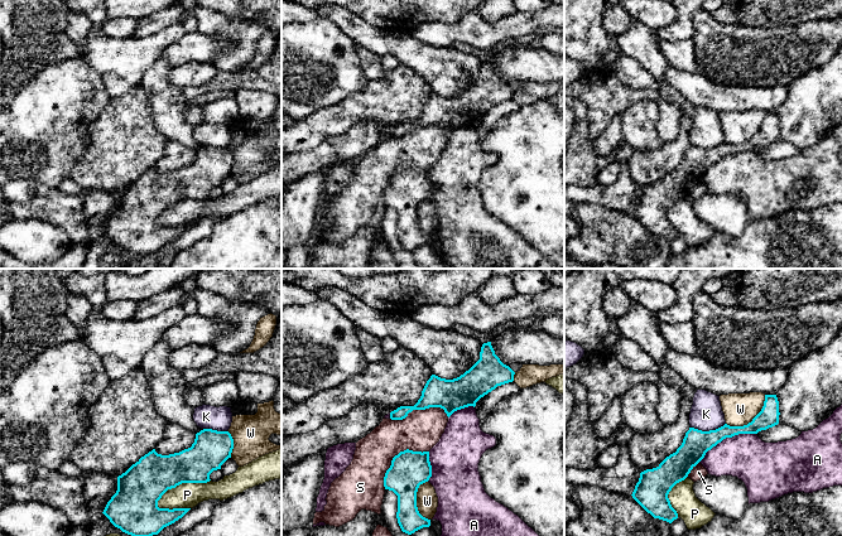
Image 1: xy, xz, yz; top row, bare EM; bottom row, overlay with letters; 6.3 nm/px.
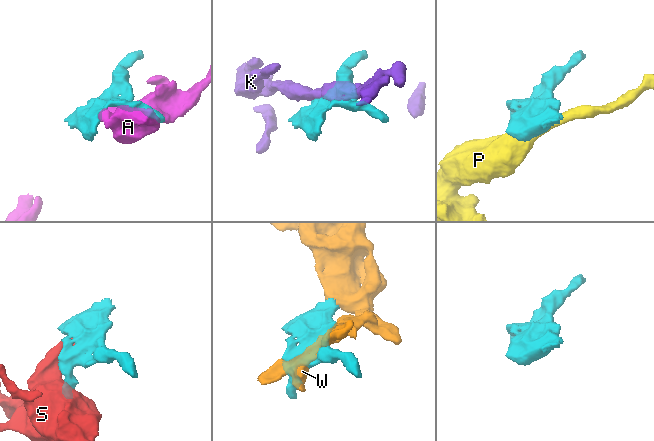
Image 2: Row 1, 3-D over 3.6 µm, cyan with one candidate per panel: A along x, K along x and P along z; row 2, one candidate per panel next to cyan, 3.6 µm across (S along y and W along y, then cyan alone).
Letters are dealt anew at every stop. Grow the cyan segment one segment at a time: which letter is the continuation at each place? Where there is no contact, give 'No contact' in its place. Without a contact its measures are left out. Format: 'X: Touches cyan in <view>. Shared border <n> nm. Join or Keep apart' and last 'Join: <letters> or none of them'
A: Touches cyan in yz. Shared border 420 nm. Keep apart
K: Touches cyan in yz. Shared border 220 nm. Keep apart
P: Touches cyan in xy. Shared border 380 nm. Keep apart
S: Touches cyan in xz. Shared border 380 nm. Keep apart
W: Touches cyan in yz. Shared border 320 nm. Keep apart
Join: none of them

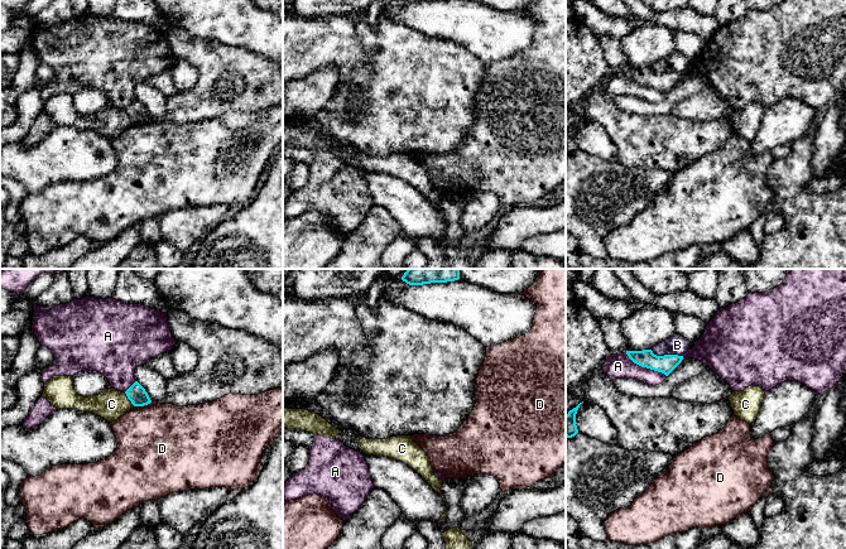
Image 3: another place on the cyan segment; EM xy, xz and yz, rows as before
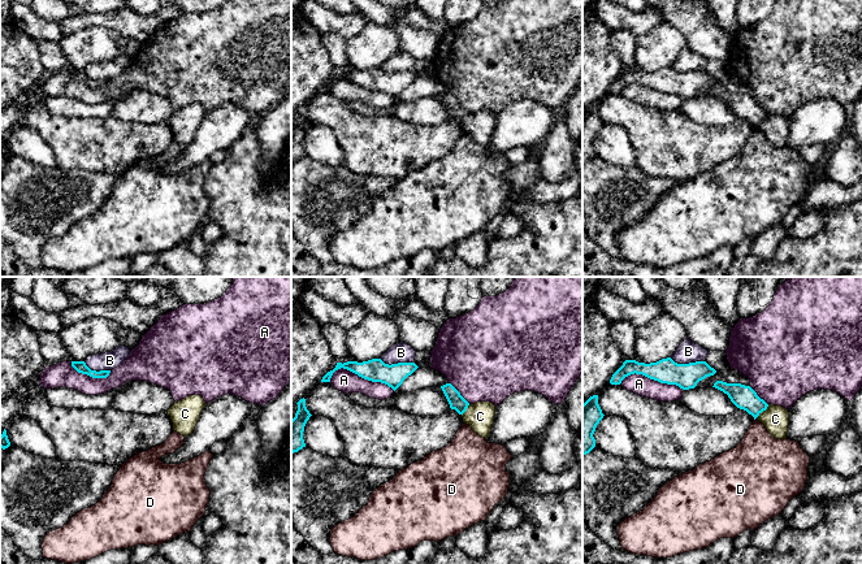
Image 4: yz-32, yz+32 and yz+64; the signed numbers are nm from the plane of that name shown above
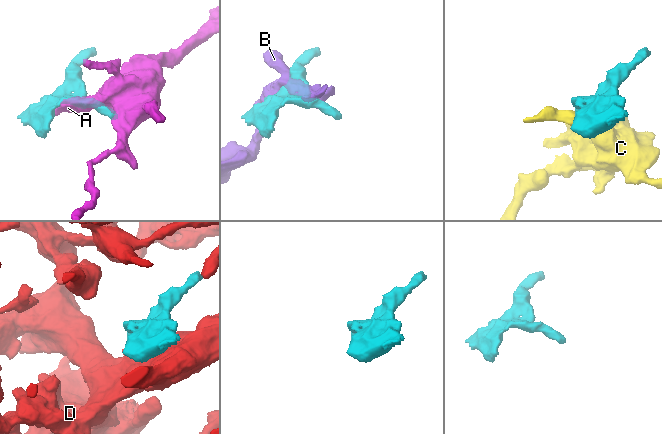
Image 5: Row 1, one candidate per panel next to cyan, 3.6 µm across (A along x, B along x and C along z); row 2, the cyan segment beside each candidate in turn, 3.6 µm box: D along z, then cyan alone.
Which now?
A: Touches cyan in yz. Shared border 300 nm. Keep apart
B: Touches cyan in yz. Shared border 220 nm. Keep apart
C: Touches cyan in xy. Shared border 110 nm. Keep apart
D: Touches cyan in xy. Shared border 120 nm. Keep apart
Join: none of them

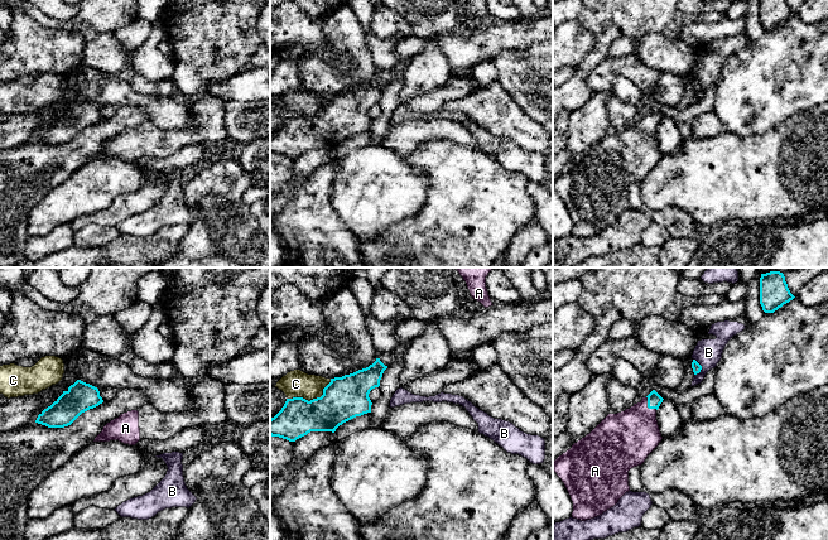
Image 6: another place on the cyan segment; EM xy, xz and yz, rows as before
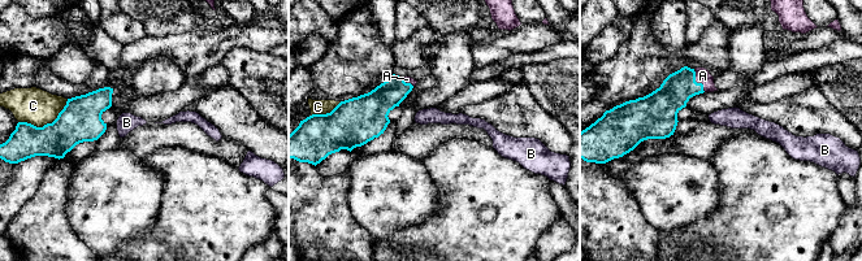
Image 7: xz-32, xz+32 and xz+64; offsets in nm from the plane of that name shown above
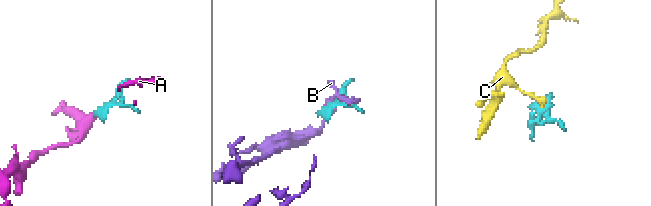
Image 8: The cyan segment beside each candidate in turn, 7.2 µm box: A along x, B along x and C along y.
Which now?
A: Touches cyan in yz. Shared border 120 nm. Join
B: Touches cyan in yz. Shared border 110 nm. Keep apart
C: Touches cyan in xz. Shared border 300 nm. Keep apart
Join: A

